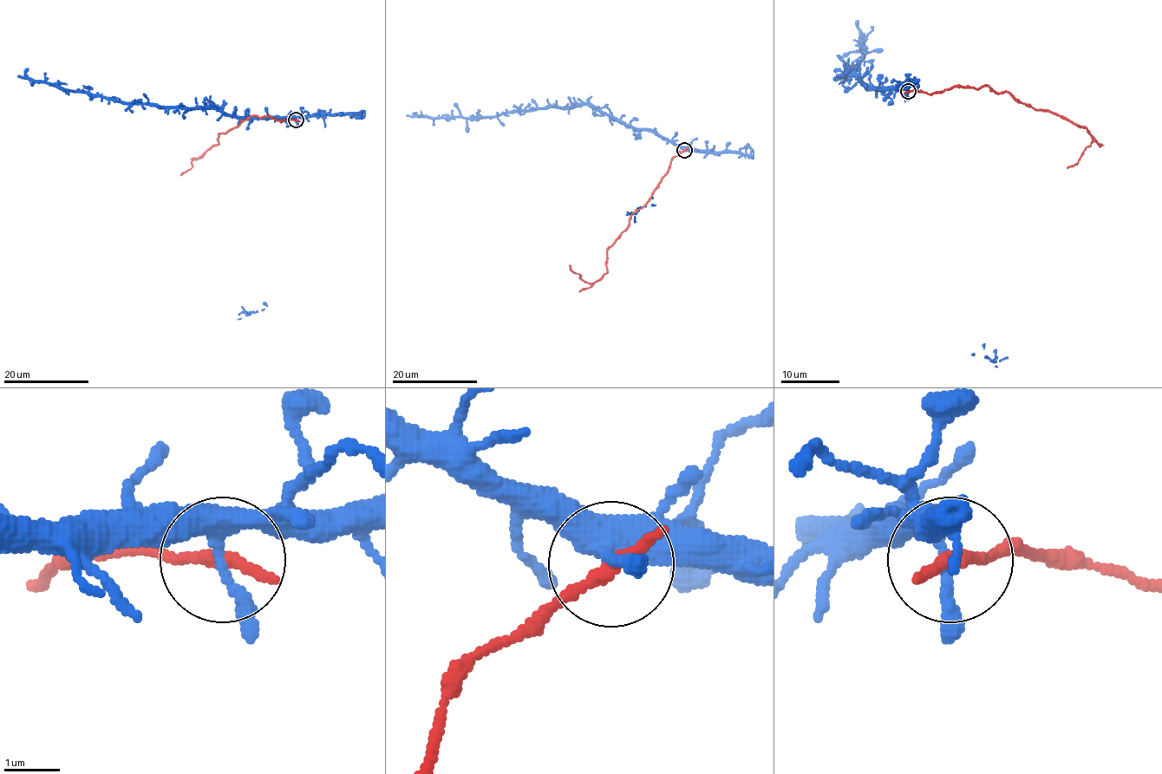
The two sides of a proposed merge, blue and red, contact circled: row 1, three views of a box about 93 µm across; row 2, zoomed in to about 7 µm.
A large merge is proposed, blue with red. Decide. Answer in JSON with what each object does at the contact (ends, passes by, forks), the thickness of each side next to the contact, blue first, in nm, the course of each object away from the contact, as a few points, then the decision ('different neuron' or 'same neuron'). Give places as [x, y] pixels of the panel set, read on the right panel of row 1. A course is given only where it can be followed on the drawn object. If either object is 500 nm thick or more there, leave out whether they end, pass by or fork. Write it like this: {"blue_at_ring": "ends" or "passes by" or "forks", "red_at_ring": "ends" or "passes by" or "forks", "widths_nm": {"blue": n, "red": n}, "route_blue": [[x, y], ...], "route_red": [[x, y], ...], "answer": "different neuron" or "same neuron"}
{"blue_at_ring": "forks", "red_at_ring": "ends", "widths_nm": {"blue": 280, "red": 320}, "route_blue": [[908, 92], [905, 88], [876, 88], [858, 75], [845, 75], [862, 59], [864, 53], [862, 35], [855, 21]], "route_red": [[908, 92], [986, 86], [1065, 117], [1091, 136], [1091, 145], [1067, 168]], "answer": "different neuron"}

